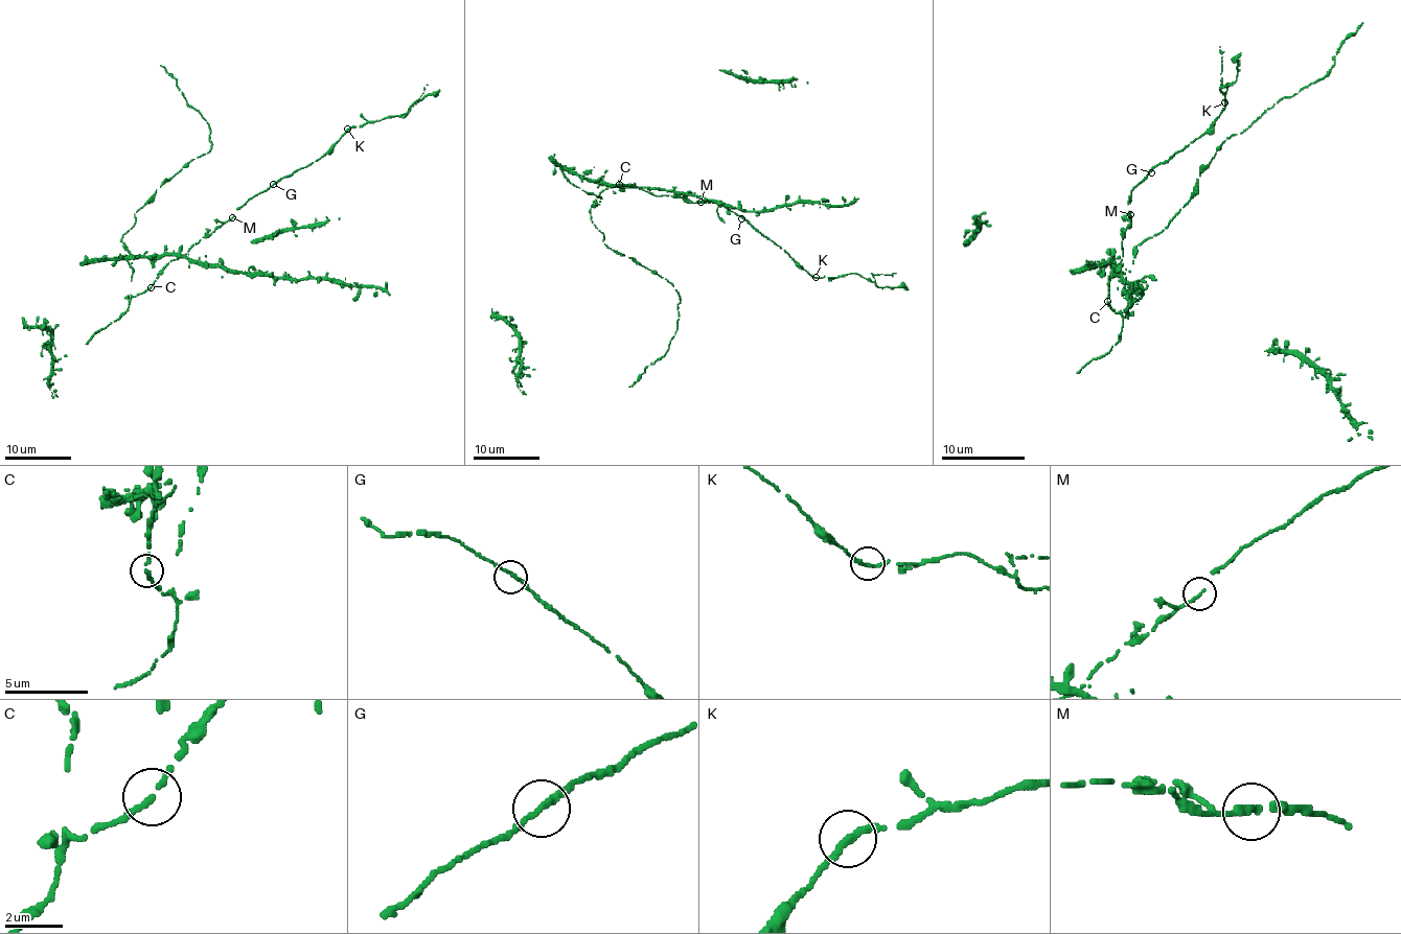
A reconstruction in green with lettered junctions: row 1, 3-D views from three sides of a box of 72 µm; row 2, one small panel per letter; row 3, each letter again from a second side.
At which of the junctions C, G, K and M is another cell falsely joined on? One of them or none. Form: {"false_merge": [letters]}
{"false_merge": []}

